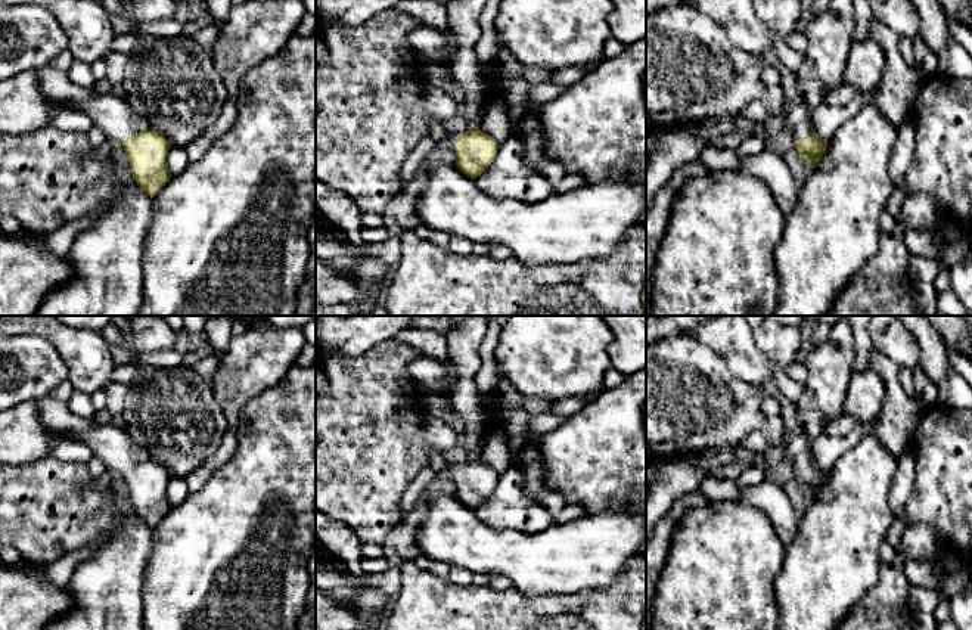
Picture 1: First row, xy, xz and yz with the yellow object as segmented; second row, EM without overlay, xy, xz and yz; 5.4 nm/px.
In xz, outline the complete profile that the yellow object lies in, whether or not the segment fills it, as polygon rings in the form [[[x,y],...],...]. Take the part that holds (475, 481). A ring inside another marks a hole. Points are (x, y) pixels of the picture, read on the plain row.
[[[479,459],[445,463],[442,474],[456,482],[459,500],[475,510],[496,490],[500,474]]]

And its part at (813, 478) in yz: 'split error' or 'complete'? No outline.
split error

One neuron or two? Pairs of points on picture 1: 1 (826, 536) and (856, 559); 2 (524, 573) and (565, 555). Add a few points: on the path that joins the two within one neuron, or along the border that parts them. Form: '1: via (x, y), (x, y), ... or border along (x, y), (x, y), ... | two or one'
1: via (834, 543), (848, 558) | one
2: via (534, 564), (555, 561) | one

